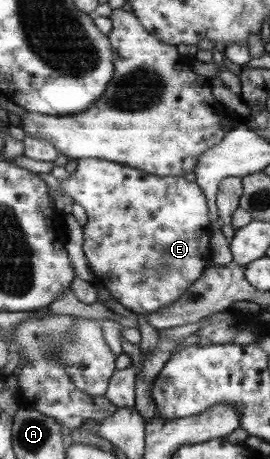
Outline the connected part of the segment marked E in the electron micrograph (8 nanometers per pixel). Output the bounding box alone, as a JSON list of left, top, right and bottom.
[39,158,213,357]

